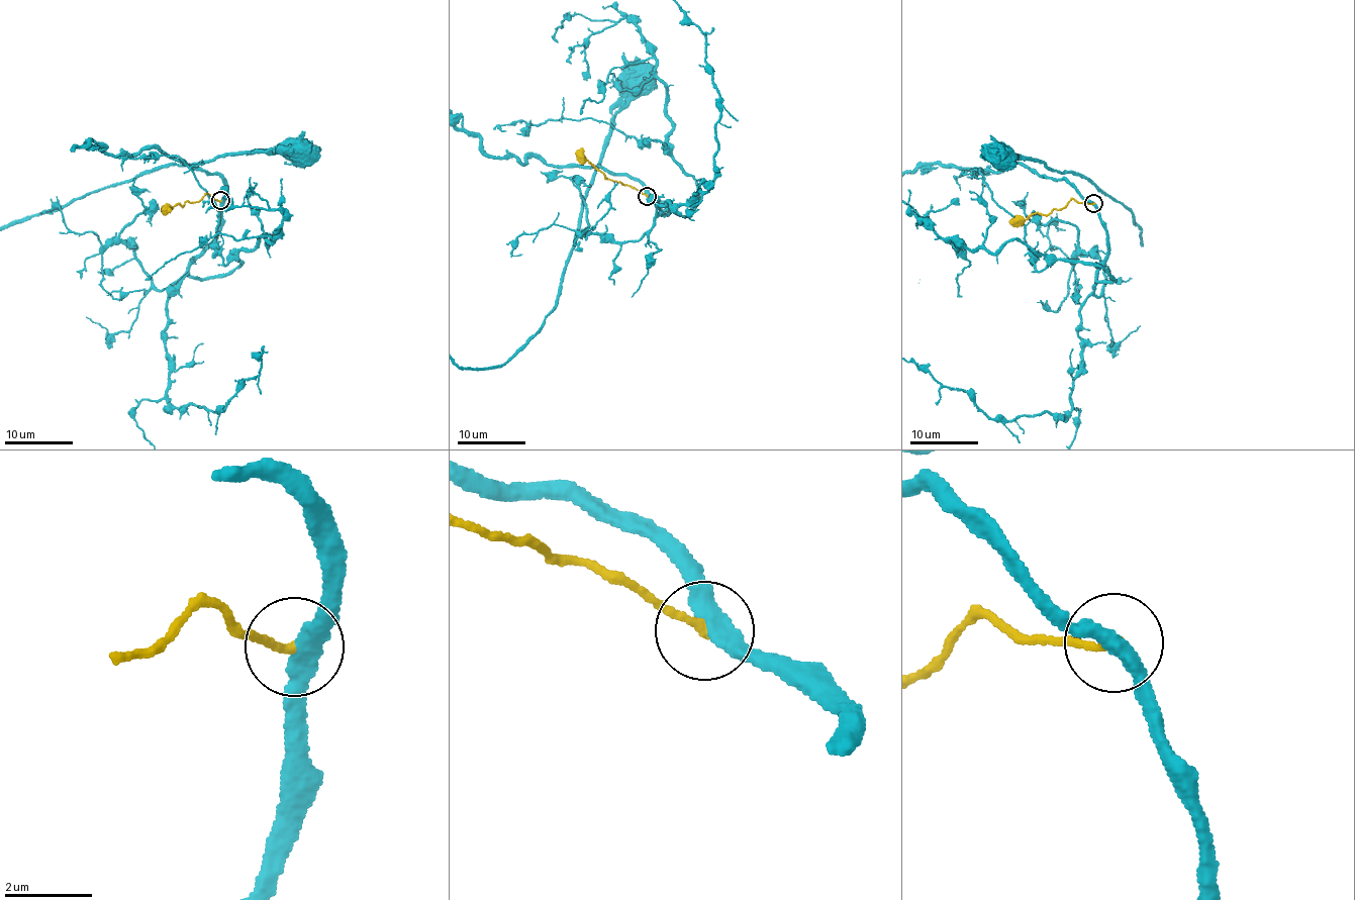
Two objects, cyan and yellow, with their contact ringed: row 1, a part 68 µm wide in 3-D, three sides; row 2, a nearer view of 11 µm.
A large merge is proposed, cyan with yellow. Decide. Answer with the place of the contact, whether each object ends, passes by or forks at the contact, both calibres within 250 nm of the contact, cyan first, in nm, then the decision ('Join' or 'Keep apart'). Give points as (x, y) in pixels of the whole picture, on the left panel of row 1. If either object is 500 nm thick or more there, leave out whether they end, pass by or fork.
Place: (220, 200). At the ring cyan passes by. At the ring yellow ends. Thickness 400 nm (cyan) against 190 nm. Keep apart

